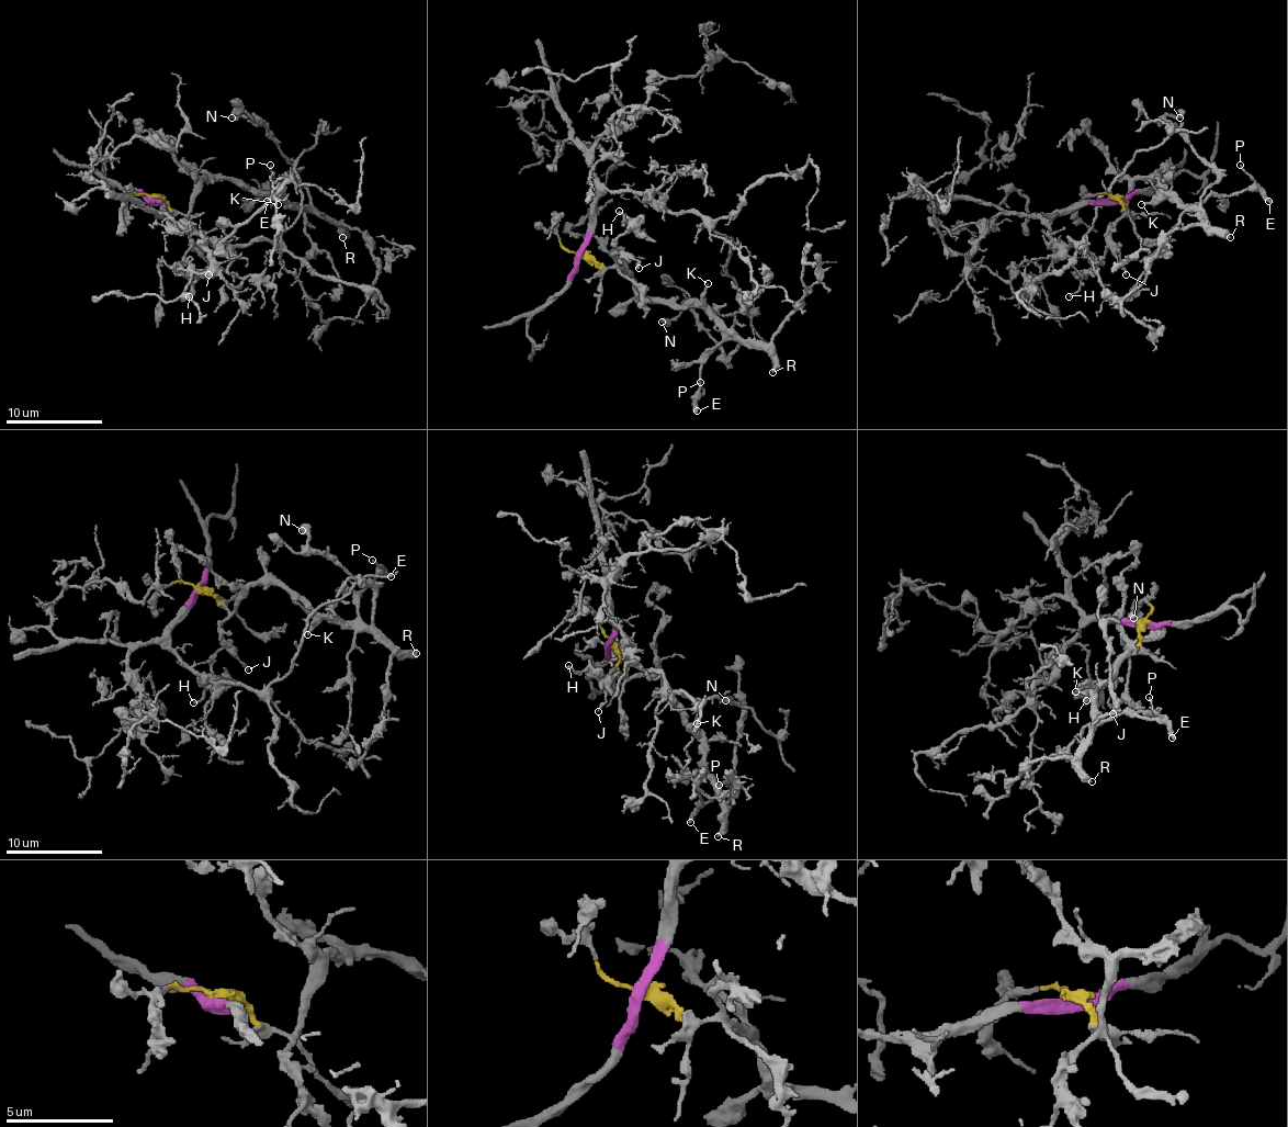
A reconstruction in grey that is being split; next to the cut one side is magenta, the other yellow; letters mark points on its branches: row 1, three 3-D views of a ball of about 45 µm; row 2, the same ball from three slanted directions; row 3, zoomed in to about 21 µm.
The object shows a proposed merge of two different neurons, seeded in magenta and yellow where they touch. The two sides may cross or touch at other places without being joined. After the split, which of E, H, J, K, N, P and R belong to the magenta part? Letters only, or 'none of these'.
none of these

